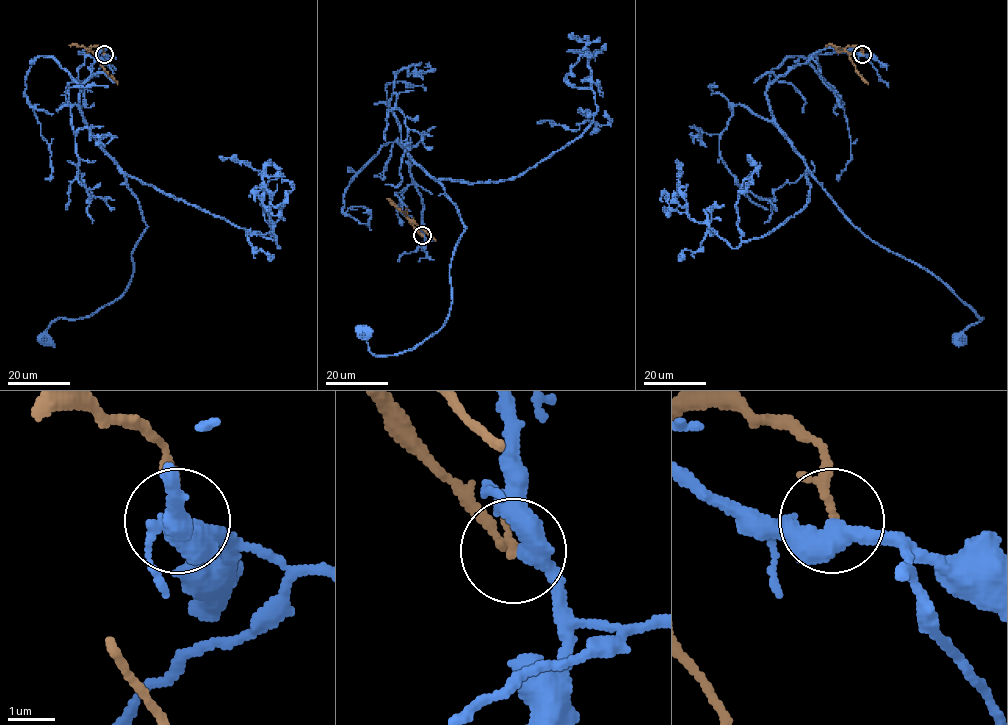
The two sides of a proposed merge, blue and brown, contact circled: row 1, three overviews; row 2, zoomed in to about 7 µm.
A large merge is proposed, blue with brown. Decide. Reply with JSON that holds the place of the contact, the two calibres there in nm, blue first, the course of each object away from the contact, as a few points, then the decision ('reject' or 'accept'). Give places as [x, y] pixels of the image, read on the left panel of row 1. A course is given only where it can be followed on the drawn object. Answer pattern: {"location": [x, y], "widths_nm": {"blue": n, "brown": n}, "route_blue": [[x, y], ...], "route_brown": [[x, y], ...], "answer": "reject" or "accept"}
{"location": [104, 54], "widths_nm": {"blue": 440, "brown": 120}, "route_blue": [[104, 54], [81, 86], [80, 107], [147, 228], [126, 290], [78, 319], [57, 318], [46, 340]], "route_brown": [[103, 54], [100, 47], [89, 48], [118, 84]], "answer": "reject"}

